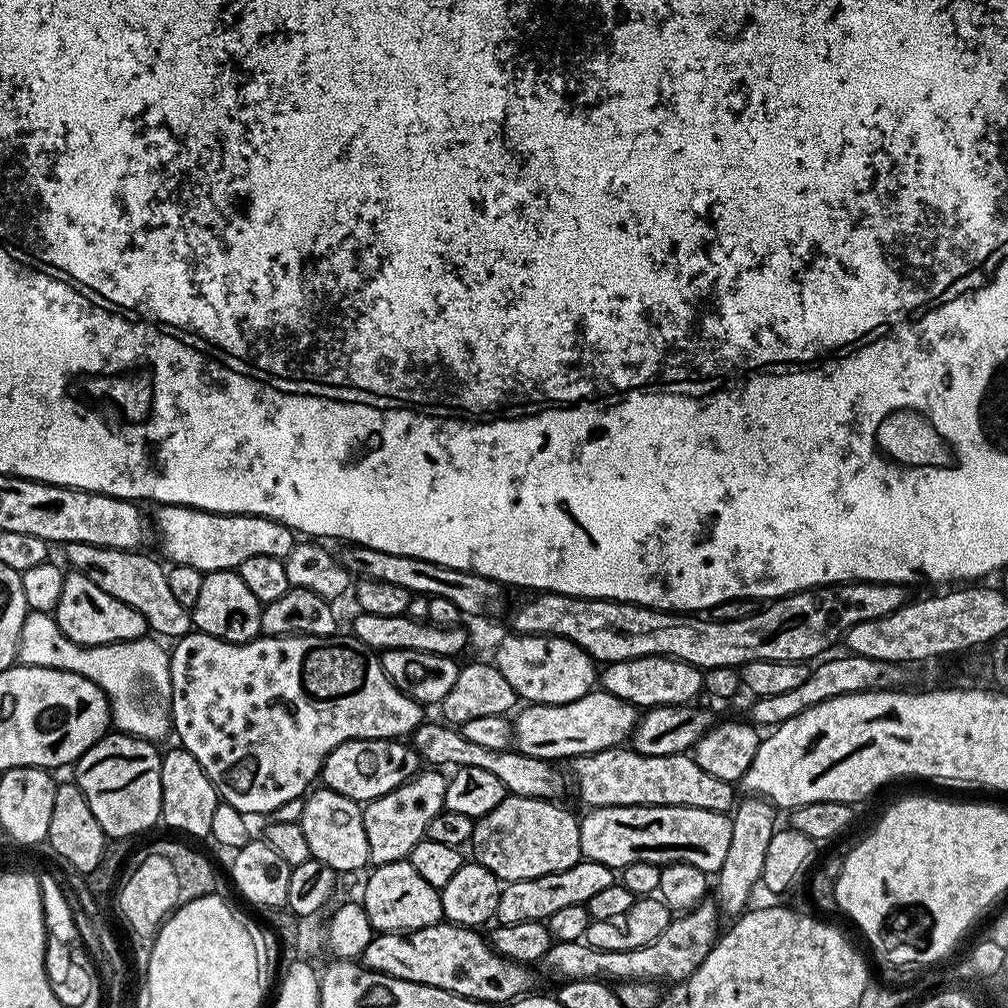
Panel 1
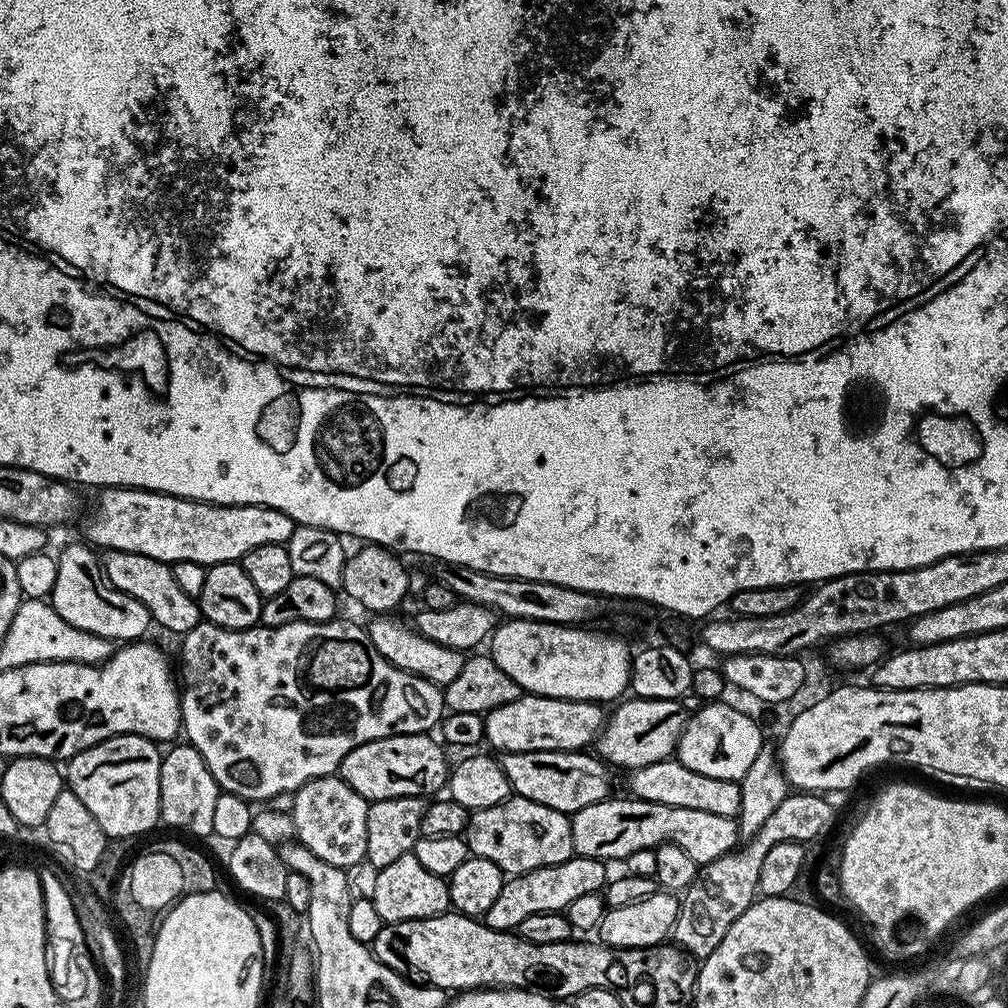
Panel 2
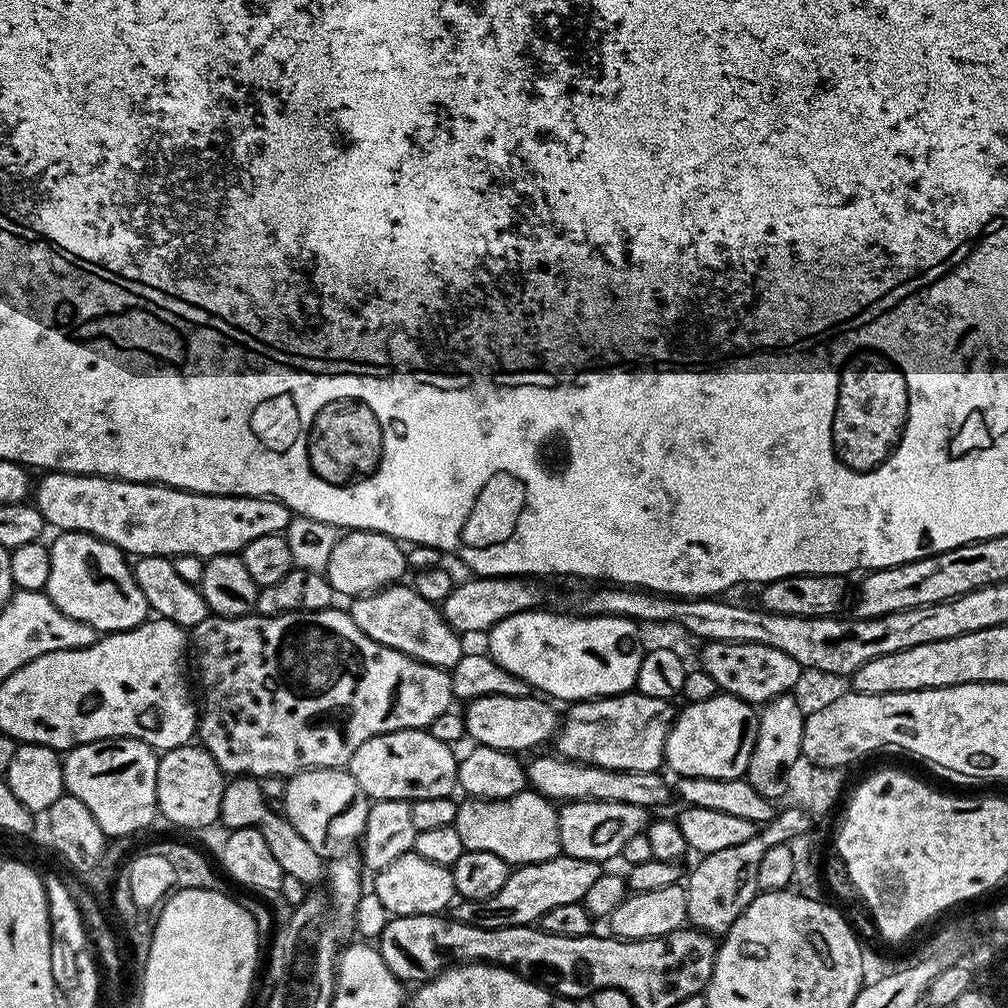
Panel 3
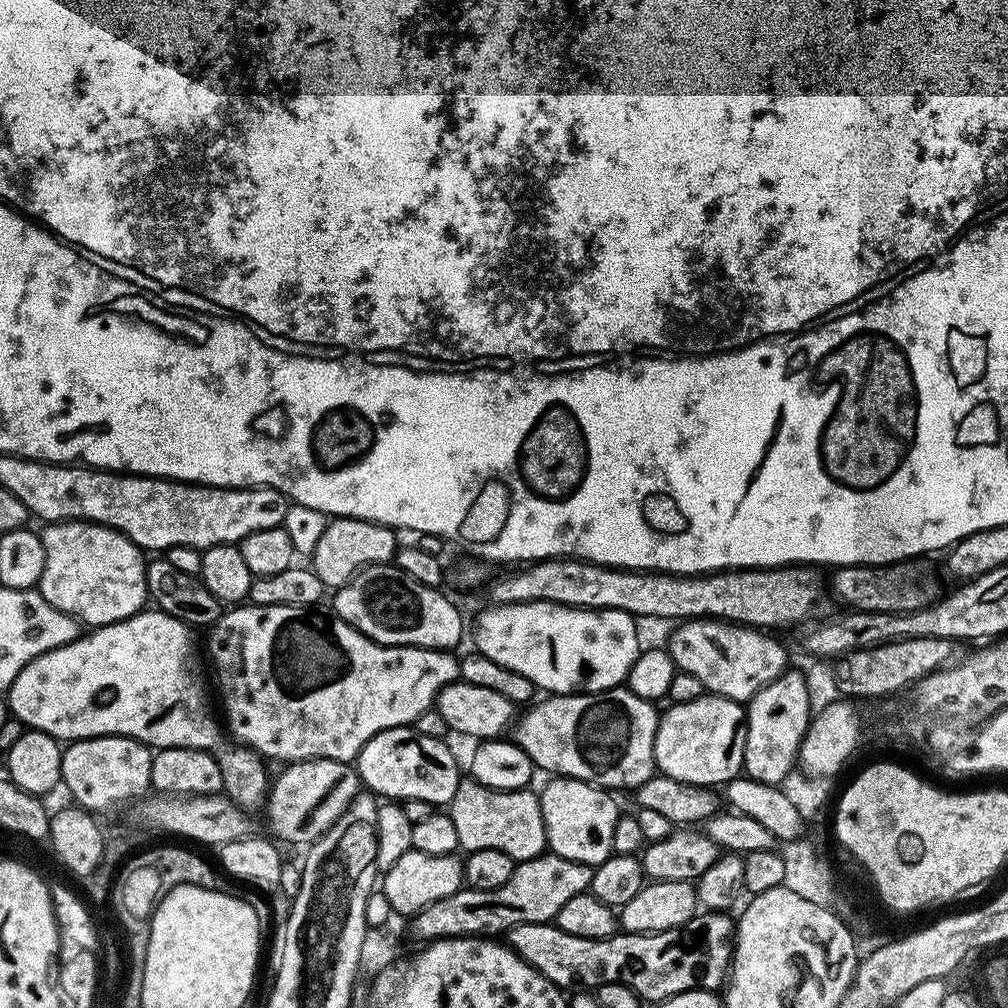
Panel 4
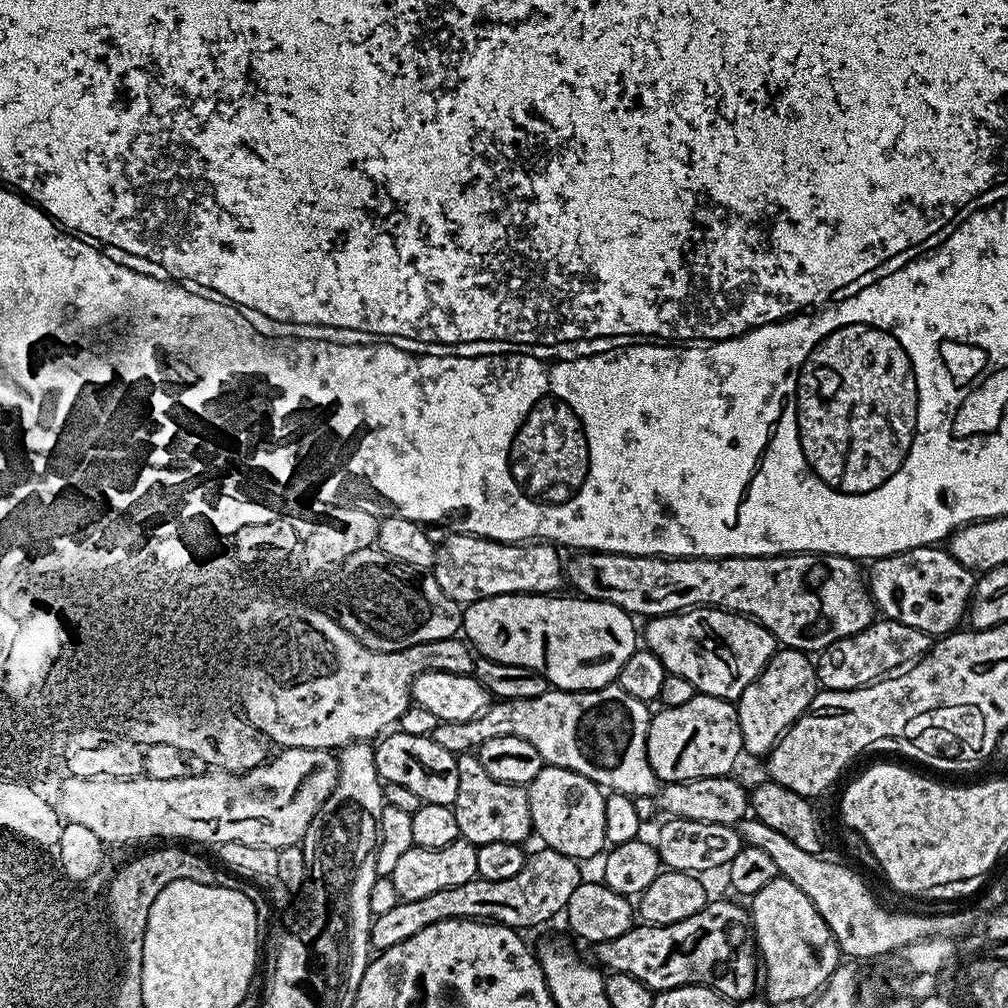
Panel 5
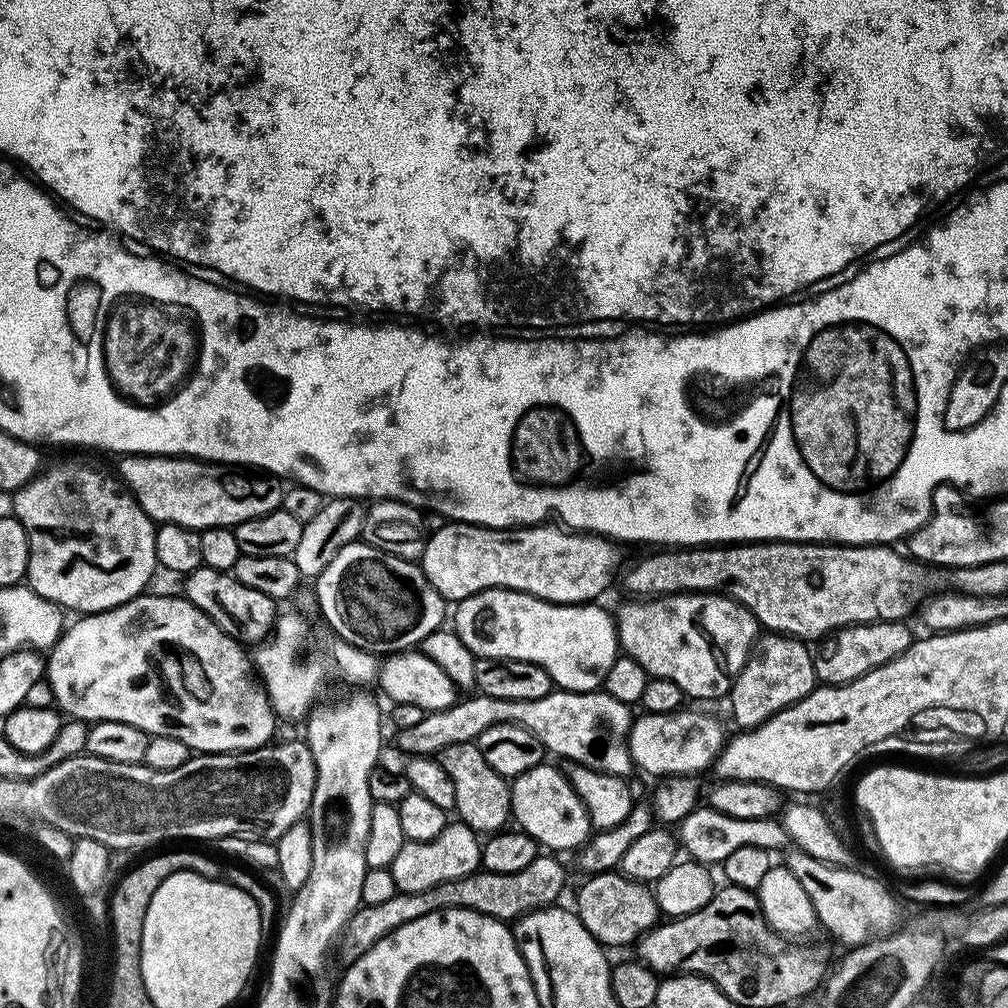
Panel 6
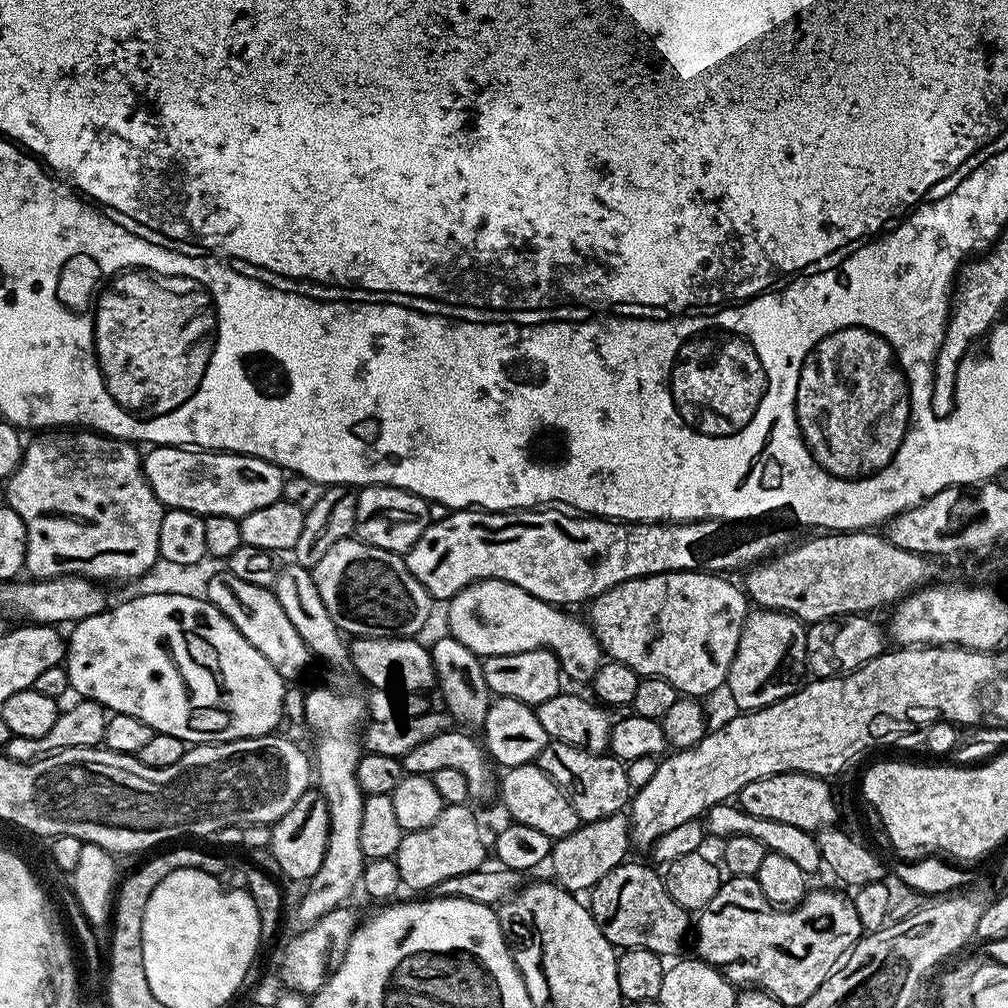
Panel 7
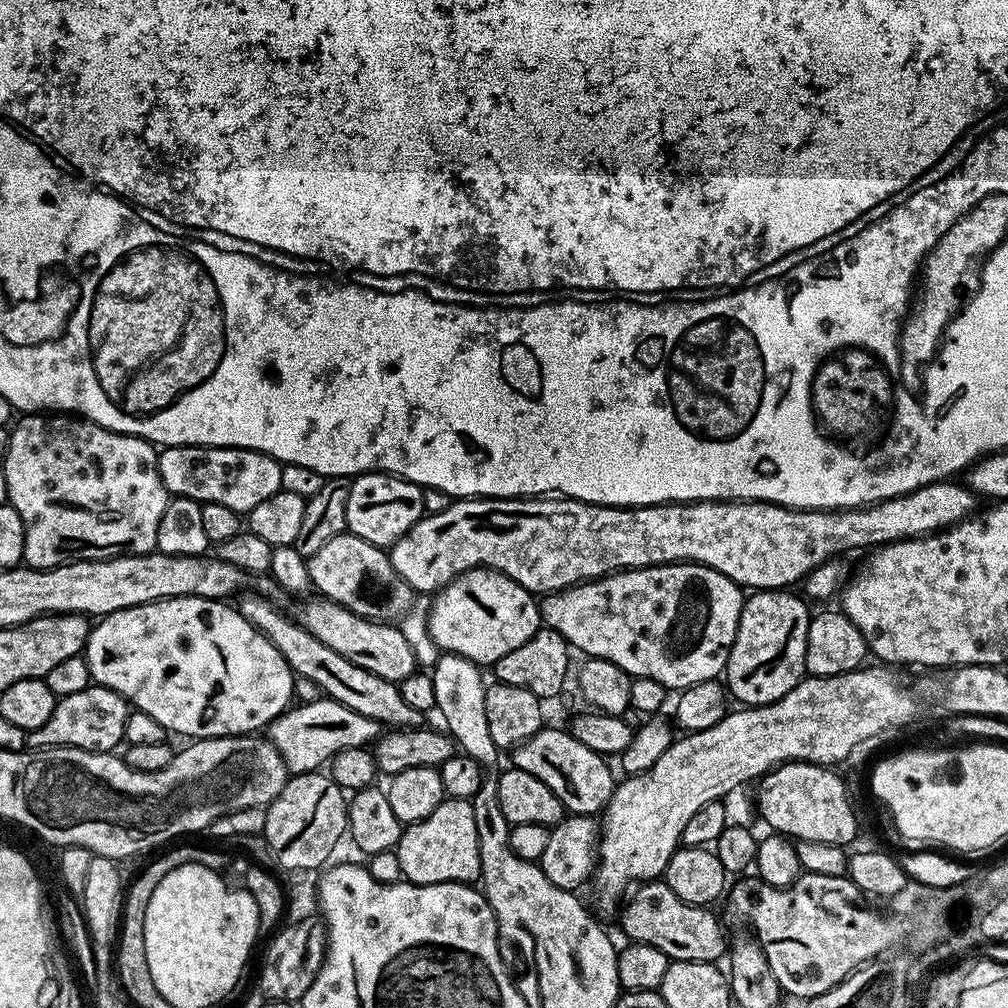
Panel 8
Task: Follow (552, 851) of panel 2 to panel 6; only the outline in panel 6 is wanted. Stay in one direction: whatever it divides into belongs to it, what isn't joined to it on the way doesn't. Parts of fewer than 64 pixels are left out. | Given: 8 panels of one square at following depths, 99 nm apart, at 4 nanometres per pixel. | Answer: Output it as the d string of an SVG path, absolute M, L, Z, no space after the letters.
M479 743L454 744L446 746L438 754L440 765L450 774L454 782L457 813L461 812L463 823L468 824L477 834L495 834L509 823L512 811L512 790L509 781L499 776L486 762Z

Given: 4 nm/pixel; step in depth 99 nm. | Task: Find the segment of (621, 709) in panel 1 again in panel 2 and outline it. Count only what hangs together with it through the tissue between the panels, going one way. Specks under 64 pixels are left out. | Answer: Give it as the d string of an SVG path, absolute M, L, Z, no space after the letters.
M522 694L506 706L498 706L484 716L484 740L501 752L579 752L595 745L596 737L604 729L606 712L591 700L563 700L549 696Z

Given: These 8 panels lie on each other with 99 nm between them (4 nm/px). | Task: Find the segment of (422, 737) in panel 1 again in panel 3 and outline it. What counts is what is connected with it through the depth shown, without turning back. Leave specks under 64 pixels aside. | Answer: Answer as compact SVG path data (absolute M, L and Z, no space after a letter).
M559 754L540 756L527 761L526 780L535 791L553 802L593 800L594 802L626 802L626 806L642 806L649 810L660 808L670 796L670 784L660 777L659 771L606 770L602 766L581 764L578 760L565 760Z

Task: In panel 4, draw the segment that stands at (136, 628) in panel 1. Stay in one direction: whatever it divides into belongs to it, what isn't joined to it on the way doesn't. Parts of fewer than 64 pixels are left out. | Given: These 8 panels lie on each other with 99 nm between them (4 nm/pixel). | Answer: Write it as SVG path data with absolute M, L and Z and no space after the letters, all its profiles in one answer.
M89 520L52 522L45 528L46 566L38 591L50 606L76 617L81 625L99 626L130 618L149 603L146 556L133 540Z

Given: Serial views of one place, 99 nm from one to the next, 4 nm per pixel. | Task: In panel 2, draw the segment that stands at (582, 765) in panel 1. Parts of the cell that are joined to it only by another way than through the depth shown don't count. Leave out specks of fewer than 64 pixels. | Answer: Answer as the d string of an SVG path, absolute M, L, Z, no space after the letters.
M675 758L642 766L629 776L632 776L628 780L628 788L632 791L629 793L637 800L649 800L686 810L706 810L706 814L722 814L733 818L740 815L740 786L737 781L694 774L694 770L686 770L686 766L682 766Z

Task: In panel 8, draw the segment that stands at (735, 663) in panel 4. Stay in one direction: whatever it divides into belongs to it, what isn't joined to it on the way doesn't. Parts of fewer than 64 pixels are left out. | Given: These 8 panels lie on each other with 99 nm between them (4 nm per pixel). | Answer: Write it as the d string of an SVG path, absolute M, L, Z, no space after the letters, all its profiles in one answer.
M677 562L675 564L655 564L649 568L626 568L622 572L611 572L609 576L599 576L597 580L586 580L582 584L573 584L572 587L564 588L561 592L545 595L539 609L543 623L547 627L558 630L558 634L562 634L562 638L567 640L575 651L577 648L578 651L585 652L583 654L585 657L609 660L614 662L614 666L618 666L633 678L637 676L654 678L654 682L662 682L664 687L669 690L683 690L695 686L696 683L715 680L723 673L724 667L728 665L728 655L736 637L745 599L745 593L740 585L730 578L726 578L726 574L722 574L705 564Z

